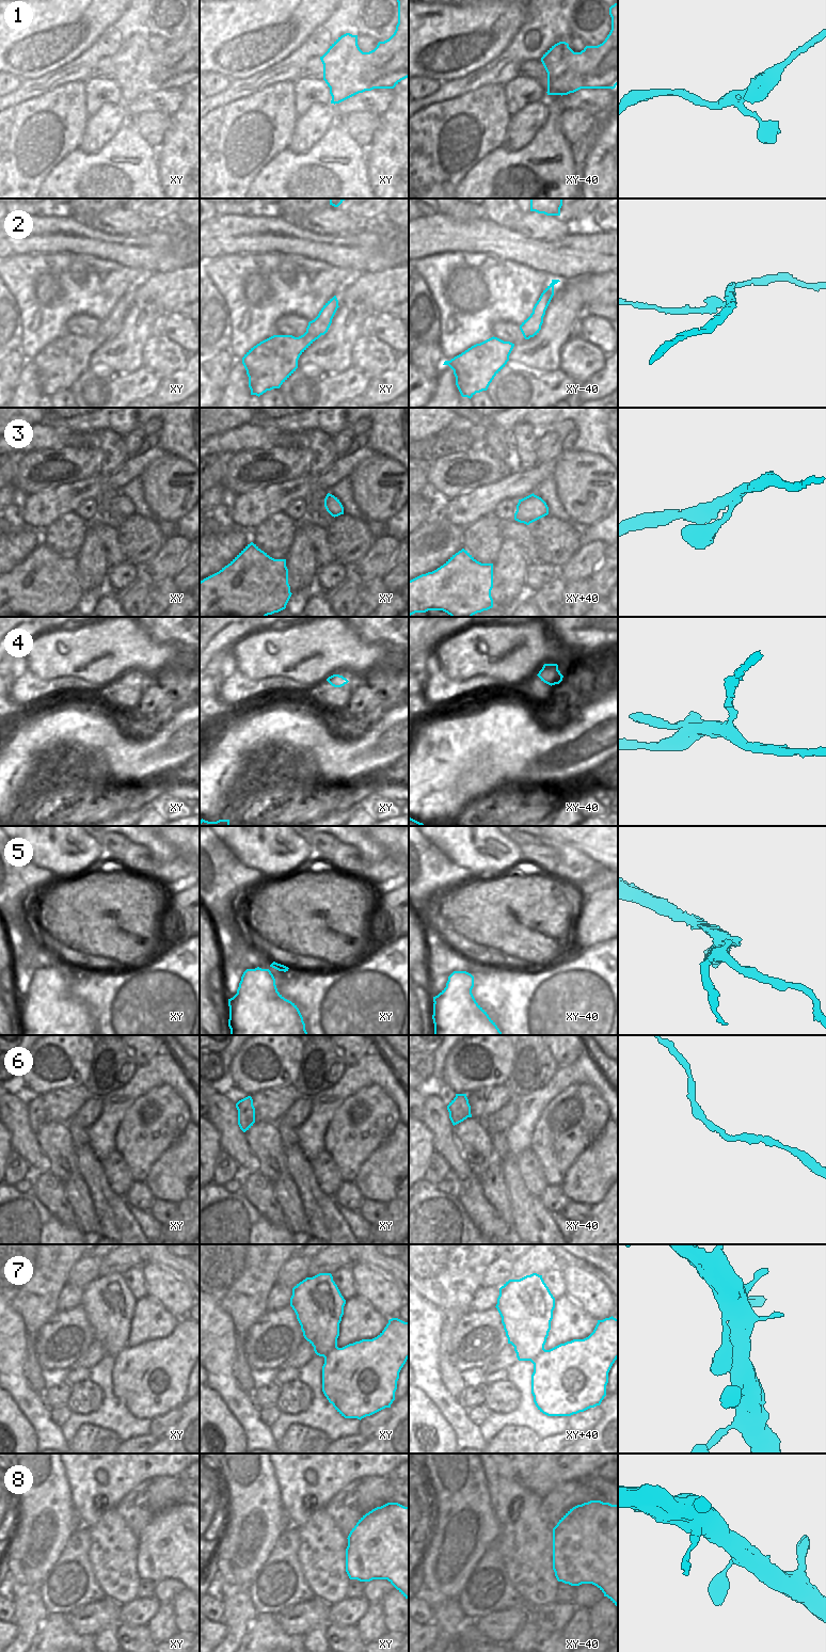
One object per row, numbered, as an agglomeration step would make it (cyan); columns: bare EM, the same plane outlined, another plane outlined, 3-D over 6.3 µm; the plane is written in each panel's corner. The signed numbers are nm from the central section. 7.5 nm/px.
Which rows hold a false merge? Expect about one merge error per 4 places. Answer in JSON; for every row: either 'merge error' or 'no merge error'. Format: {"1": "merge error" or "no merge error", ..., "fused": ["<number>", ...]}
{"1": "no merge error", "2": "merge error", "3": "no merge error", "4": "no merge error", "5": "merge error", "6": "no merge error", "7": "no merge error", "8": "no merge error", "fused": ["2", "5"]}

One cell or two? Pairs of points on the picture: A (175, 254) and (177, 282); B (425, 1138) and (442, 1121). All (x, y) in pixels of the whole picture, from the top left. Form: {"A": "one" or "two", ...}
{"A": "two", "B": "two"}

